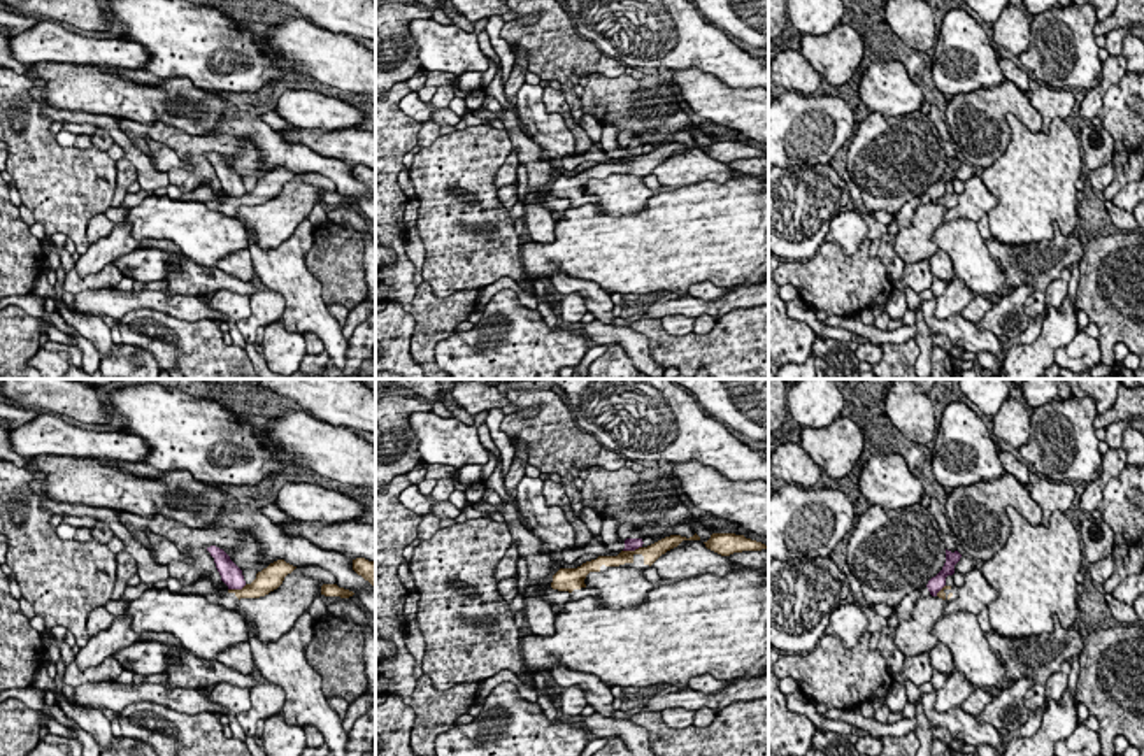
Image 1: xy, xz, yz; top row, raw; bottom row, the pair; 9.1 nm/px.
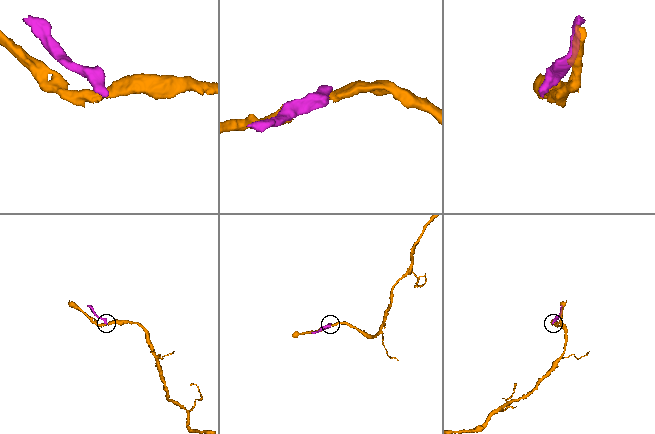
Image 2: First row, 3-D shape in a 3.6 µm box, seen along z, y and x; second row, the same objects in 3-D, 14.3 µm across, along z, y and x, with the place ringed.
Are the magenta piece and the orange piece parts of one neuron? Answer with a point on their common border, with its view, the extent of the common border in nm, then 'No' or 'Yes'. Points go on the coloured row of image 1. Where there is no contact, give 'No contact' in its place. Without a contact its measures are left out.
Touches magenta at xz (632, 549). Shared border 180 nm. No

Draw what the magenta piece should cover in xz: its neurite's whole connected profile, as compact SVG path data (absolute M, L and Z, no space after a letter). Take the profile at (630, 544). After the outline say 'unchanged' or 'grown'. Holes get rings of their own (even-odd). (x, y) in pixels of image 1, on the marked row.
M630 521L621 523L618 526L618 535L619 535L619 538L625 540L625 549L623 551L635 551L635 549L642 547L642 544L644 544L640 531Z; grown

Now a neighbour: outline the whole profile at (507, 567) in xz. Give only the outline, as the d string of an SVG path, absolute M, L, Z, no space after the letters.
M512 542L495 568L497 581L514 577L518 574L518 556L518 546Z

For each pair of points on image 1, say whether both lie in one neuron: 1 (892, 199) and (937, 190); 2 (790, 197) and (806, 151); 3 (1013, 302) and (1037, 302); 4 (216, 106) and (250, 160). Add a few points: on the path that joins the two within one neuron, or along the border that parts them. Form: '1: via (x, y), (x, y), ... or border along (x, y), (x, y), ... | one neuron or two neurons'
1: border along (946, 156), (943, 174), (895, 214) | two neurons
2: border along (829, 162), (797, 164), (786, 169) | two neurons
3: border along (1023, 283), (1032, 290), (1025, 302), (1030, 320) | two neurons
4: border along (179, 128), (190, 134), (220, 134) | two neurons

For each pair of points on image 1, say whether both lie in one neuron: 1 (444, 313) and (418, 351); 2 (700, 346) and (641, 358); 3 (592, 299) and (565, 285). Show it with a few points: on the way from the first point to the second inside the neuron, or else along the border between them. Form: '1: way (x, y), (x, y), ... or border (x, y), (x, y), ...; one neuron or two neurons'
1: way (436, 321), (423, 342); one neuron
2: border (629, 327), (648, 339), (650, 355), (655, 360); two neurons
3: way (586, 292), (581, 286), (572, 286); one neuron

